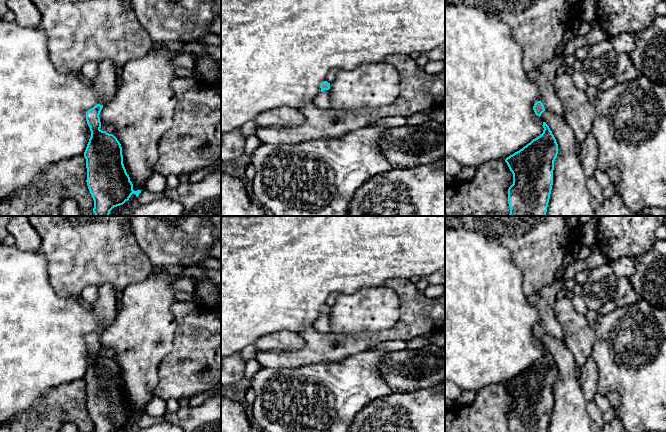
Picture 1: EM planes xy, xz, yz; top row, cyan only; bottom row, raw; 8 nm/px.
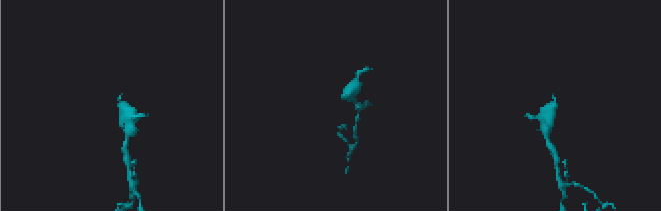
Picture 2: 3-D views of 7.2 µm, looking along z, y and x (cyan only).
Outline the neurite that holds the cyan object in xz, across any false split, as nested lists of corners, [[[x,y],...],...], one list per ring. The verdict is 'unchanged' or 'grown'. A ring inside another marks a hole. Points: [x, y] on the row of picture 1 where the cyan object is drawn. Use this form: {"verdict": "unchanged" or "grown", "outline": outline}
{"verdict": "grown", "outline": [[[324,81],[320,85],[321,91],[313,99],[313,103],[316,107],[321,109],[331,108],[331,99],[330,99],[330,83]]]}

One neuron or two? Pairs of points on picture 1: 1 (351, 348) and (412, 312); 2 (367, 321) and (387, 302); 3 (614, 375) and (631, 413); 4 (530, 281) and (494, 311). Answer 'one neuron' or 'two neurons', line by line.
1: one neuron
2: one neuron
3: one neuron
4: two neurons

